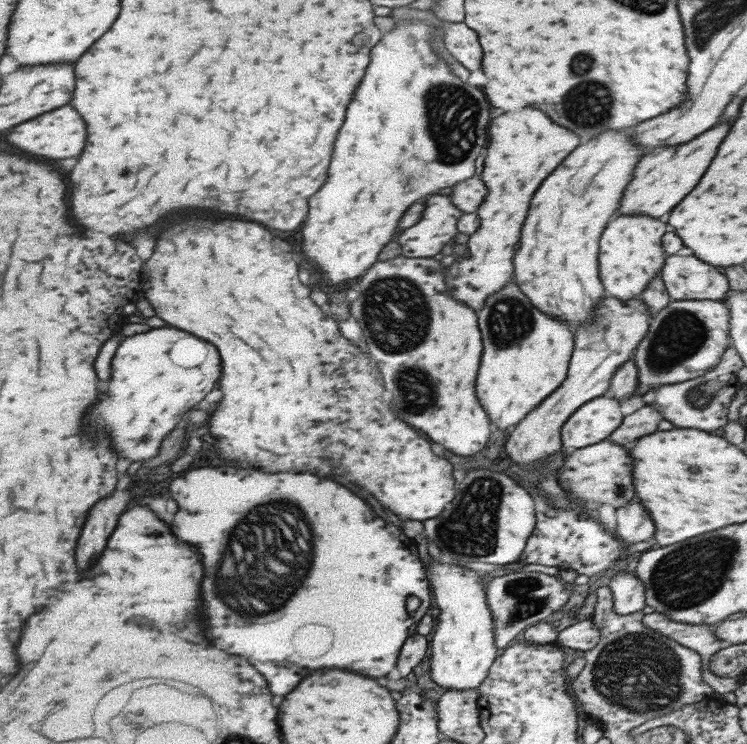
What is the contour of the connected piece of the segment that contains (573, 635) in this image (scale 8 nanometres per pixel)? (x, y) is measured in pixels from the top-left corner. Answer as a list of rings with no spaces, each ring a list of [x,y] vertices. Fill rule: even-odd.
[[[583,620],[561,630],[555,644],[561,648],[571,648],[575,652],[587,652],[599,644],[599,638],[601,634],[593,624],[593,620]]]

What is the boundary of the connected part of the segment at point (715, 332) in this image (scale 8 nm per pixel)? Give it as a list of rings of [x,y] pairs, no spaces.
[[[669,302],[659,314],[651,316],[647,334],[631,356],[637,366],[637,390],[631,398],[641,398],[659,386],[701,378],[721,362],[723,352],[731,346],[729,308],[725,302]]]

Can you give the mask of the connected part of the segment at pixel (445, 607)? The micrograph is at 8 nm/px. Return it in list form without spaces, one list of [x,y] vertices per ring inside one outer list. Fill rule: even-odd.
[[[433,562],[425,572],[435,596],[435,606],[441,610],[439,624],[429,646],[429,676],[435,686],[445,688],[447,692],[475,692],[499,656],[493,646],[493,618],[485,606],[481,574],[463,570],[461,566],[455,566],[455,562]]]

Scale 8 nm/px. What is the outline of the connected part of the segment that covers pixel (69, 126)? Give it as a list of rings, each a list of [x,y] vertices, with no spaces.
[[[63,106],[59,110],[51,110],[47,114],[41,114],[29,122],[15,126],[5,140],[11,148],[15,148],[25,156],[35,156],[43,160],[63,160],[63,158],[73,158],[81,152],[85,144],[85,126],[83,126],[83,120],[77,118],[75,110],[71,110],[69,106]]]

